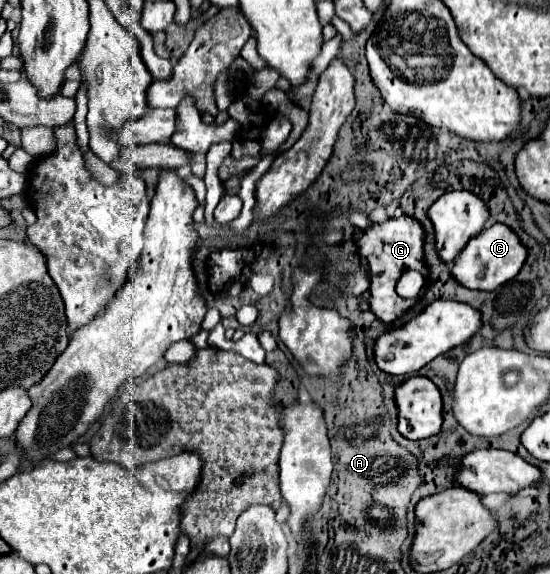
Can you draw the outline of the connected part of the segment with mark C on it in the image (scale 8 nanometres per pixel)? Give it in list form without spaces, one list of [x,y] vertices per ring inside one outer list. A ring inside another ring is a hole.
[[[494,223],[492,227],[484,229],[480,235],[472,237],[472,241],[464,247],[460,257],[454,261],[452,275],[468,289],[480,289],[480,291],[494,291],[502,283],[514,279],[518,271],[522,269],[524,261],[528,257],[528,247],[520,241],[520,237],[504,223]],[[480,265],[486,265],[486,275],[480,277]]]

